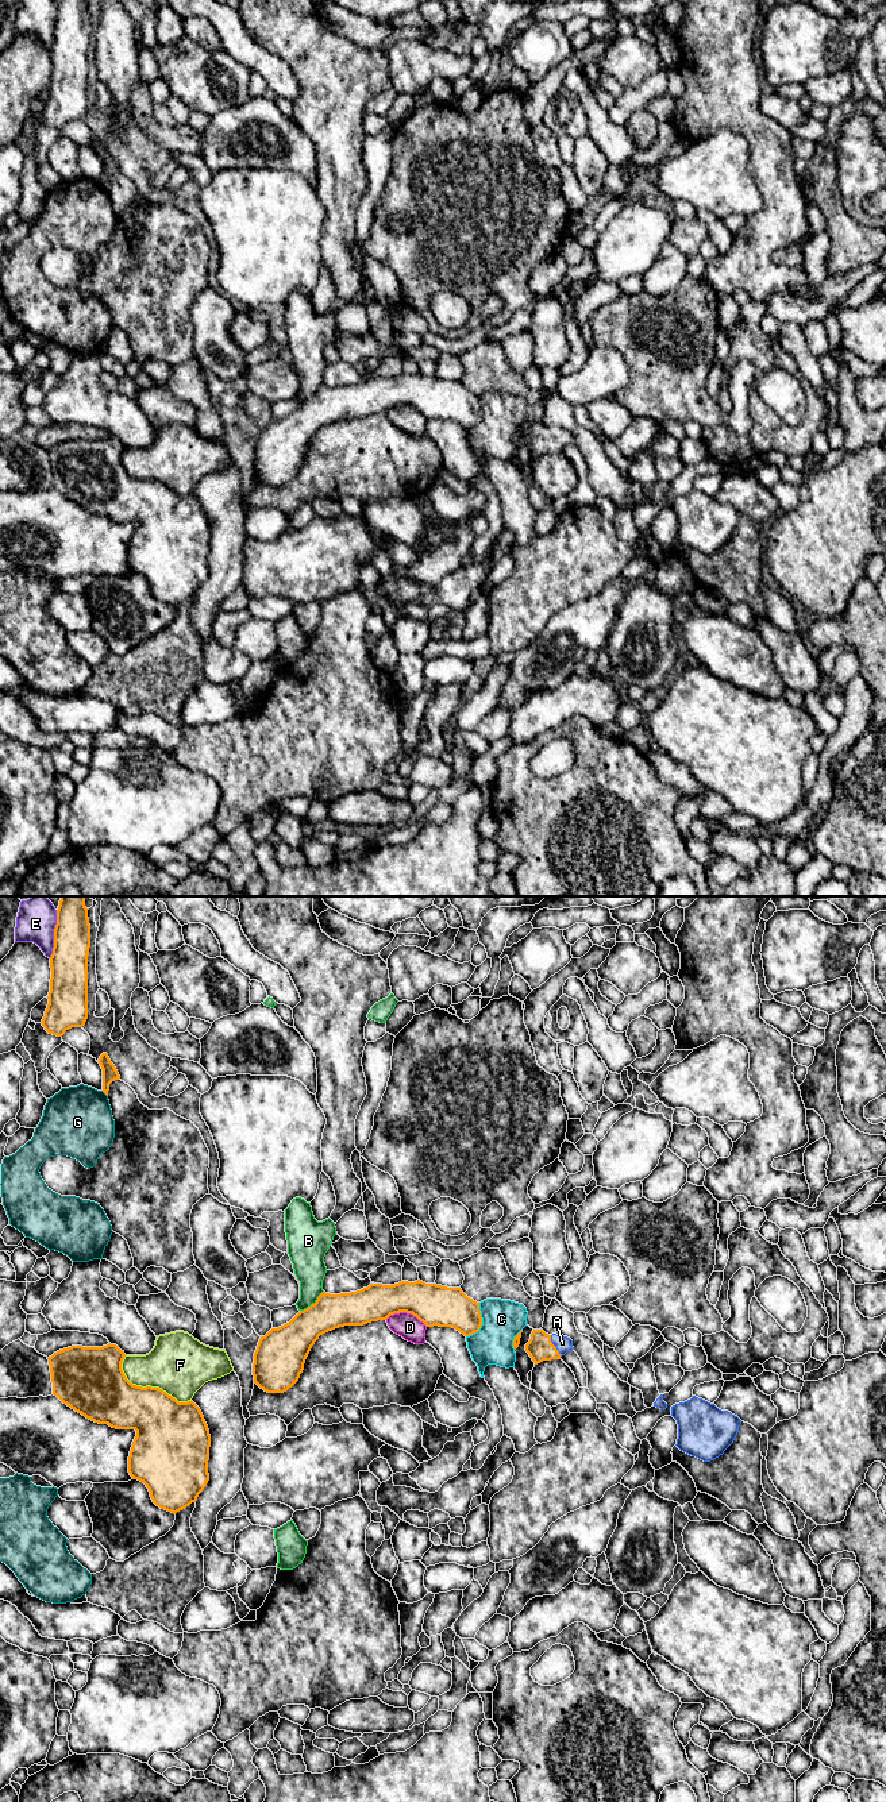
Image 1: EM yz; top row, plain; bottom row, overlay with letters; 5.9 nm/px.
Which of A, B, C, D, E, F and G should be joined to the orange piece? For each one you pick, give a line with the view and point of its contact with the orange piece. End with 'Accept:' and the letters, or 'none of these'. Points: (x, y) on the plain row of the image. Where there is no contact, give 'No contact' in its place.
A: Touches orange at yz (554, 439)
Accept: A

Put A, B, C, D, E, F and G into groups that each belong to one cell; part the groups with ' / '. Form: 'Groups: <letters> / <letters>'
Groups: A / B / C / D / E / F / G

